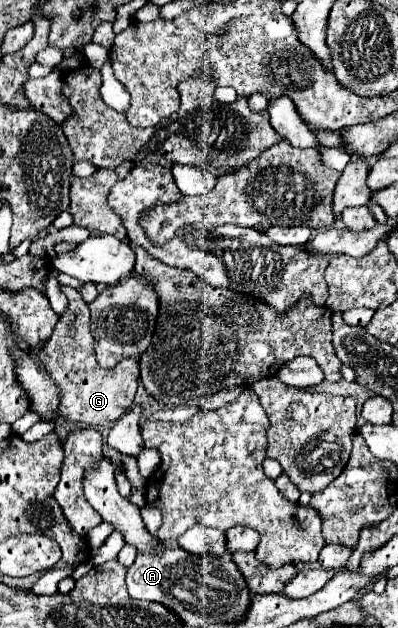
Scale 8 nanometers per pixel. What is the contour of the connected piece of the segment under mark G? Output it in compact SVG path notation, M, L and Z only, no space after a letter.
M62 287L62 293L68 297L68 309L64 317L56 323L48 345L38 353L40 363L46 367L48 375L62 389L58 415L68 421L84 423L90 427L108 425L122 417L122 413L132 405L136 387L138 387L138 361L122 359L112 369L102 369L94 357L92 333L90 333L90 311L82 295L76 289Z

